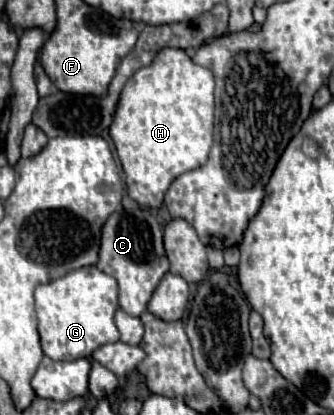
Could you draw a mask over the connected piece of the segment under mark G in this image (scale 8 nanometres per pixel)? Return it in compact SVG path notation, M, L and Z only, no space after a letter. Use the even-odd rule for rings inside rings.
M95 266L77 268L65 276L39 284L35 288L35 312L39 320L39 338L45 356L55 361L90 357L103 344L117 342L113 314L117 310L117 280Z

